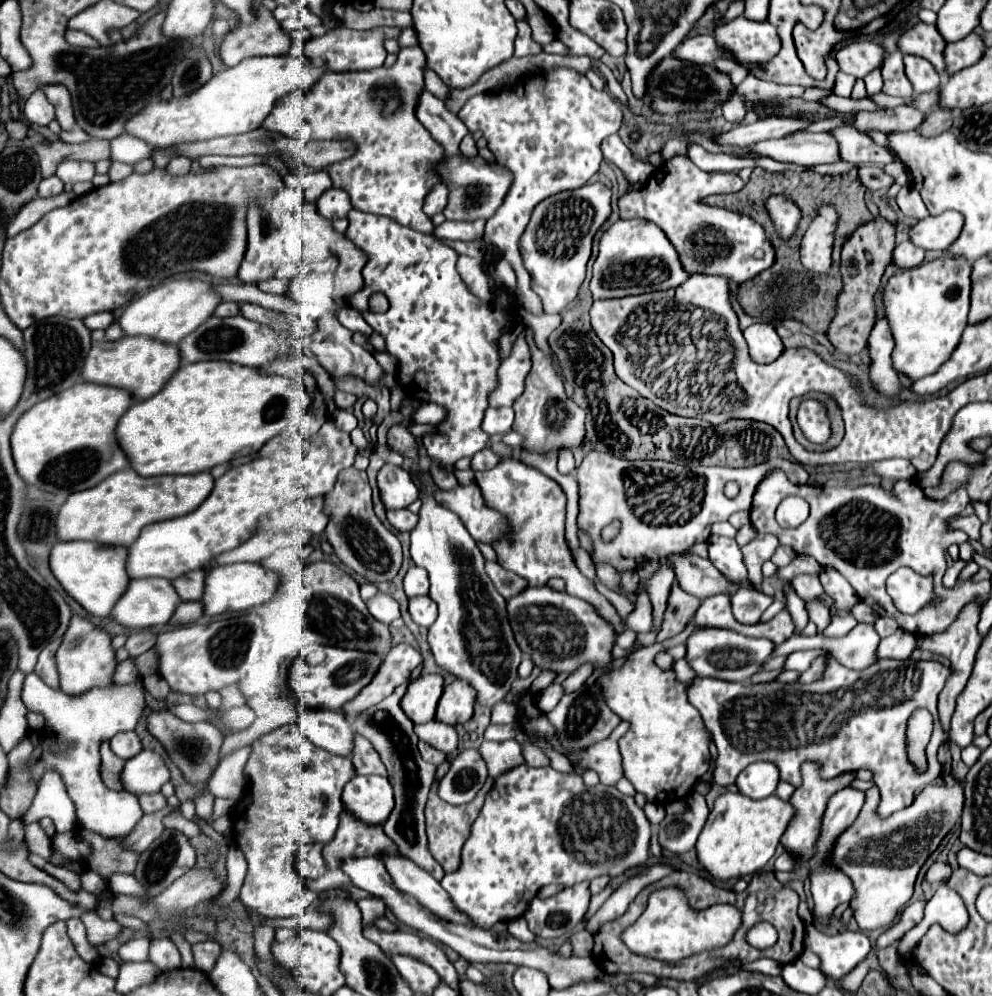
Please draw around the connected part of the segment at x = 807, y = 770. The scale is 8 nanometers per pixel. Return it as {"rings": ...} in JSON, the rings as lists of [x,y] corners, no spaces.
{"rings":[[[809,762],[803,764],[803,784],[799,788],[795,788],[793,796],[789,798],[789,804],[795,808],[795,816],[789,822],[789,826],[781,838],[781,844],[785,846],[785,850],[791,850],[799,858],[799,866],[807,864],[809,856],[815,850],[815,838],[819,834],[819,822],[821,822],[821,816],[823,816],[823,810],[825,810],[828,799],[835,792],[848,787],[853,779],[853,773],[847,773],[832,780],[823,780],[819,776],[819,768],[815,764],[809,764]]]}

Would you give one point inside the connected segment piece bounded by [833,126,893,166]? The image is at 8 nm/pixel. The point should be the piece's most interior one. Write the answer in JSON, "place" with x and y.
{"place":[858,149]}

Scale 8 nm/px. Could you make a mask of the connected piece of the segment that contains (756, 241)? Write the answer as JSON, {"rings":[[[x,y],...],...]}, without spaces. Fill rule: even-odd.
{"rings":[[[675,154],[667,164],[661,164],[649,178],[649,182],[641,190],[629,190],[619,198],[619,212],[621,218],[643,218],[649,222],[655,222],[669,242],[675,246],[679,254],[679,262],[687,274],[707,274],[707,276],[723,276],[729,282],[741,284],[745,280],[755,278],[759,272],[767,270],[775,260],[775,250],[771,242],[765,238],[763,228],[749,216],[733,214],[725,208],[713,208],[703,206],[697,200],[709,194],[727,194],[727,192],[739,192],[745,186],[745,182],[735,172],[705,172],[697,168],[687,156]]]}

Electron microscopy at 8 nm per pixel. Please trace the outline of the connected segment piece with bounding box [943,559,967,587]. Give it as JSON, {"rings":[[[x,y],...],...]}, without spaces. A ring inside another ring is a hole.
{"rings":[[[958,559],[956,562],[954,562],[952,567],[947,569],[943,577],[943,585],[945,587],[953,587],[956,584],[960,572],[966,565],[967,562],[962,559]]]}

